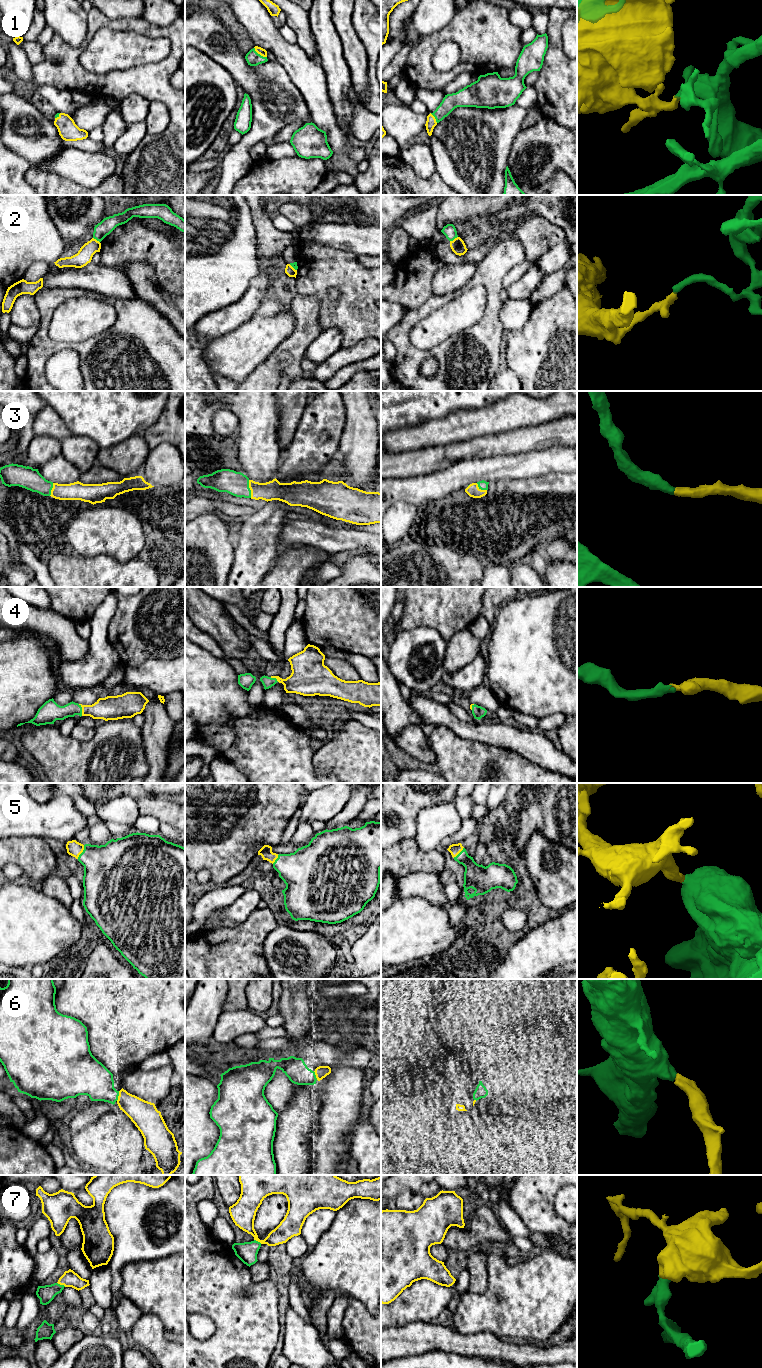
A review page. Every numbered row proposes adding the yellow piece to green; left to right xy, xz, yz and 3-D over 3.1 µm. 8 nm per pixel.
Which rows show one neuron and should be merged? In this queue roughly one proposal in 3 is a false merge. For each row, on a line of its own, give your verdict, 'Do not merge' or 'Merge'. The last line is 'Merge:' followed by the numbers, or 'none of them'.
1: Merge
2: Do not merge
3: Merge
4: Merge
5: Merge
6: Merge
7: Merge
Merge: 1, 3, 4, 5, 6, 7

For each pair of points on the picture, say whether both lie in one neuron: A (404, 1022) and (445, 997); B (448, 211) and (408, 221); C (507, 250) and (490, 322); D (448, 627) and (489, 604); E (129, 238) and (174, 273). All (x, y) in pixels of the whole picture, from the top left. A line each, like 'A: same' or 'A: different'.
A: different
B: different
C: same
D: different
E: same

